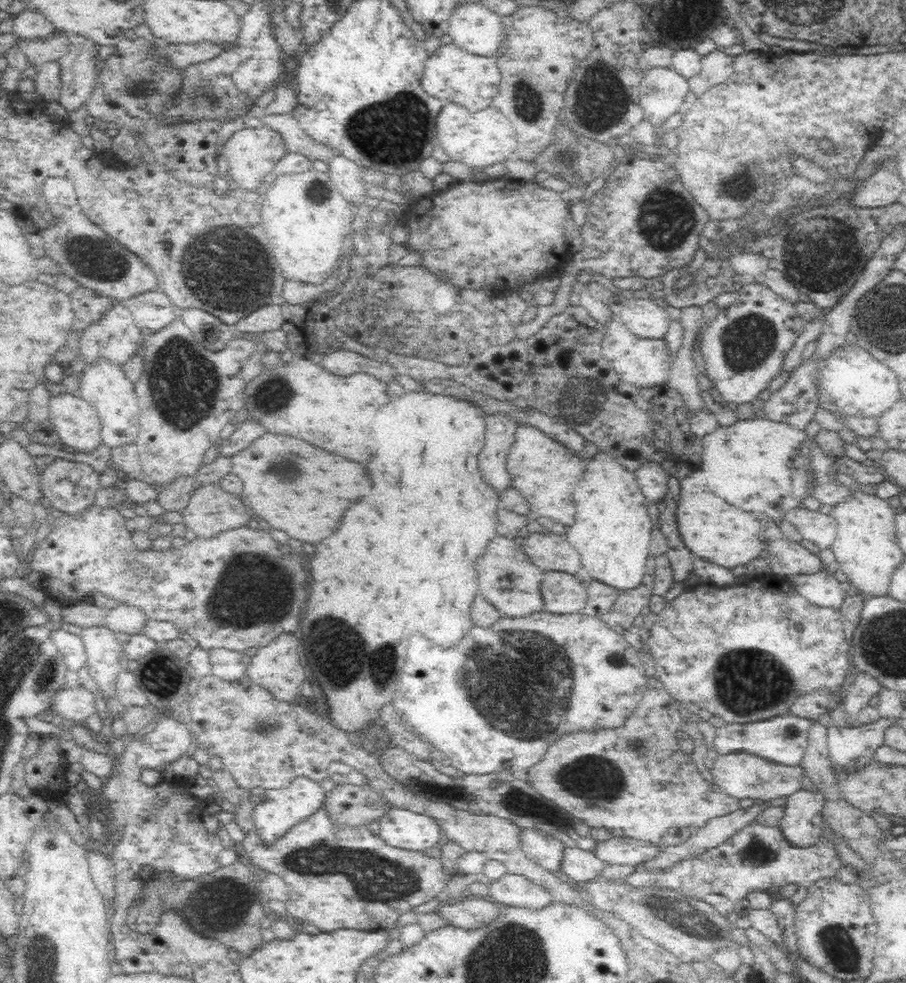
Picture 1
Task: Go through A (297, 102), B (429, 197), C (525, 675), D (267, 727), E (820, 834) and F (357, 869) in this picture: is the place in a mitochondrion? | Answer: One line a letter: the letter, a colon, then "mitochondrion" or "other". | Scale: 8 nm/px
A: other
B: other
C: mitochondrion
D: mitochondrion
E: other
F: mitochondrion

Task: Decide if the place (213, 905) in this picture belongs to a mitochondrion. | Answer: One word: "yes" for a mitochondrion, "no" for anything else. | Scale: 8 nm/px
yes

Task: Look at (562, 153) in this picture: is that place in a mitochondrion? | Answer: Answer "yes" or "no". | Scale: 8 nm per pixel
yes

